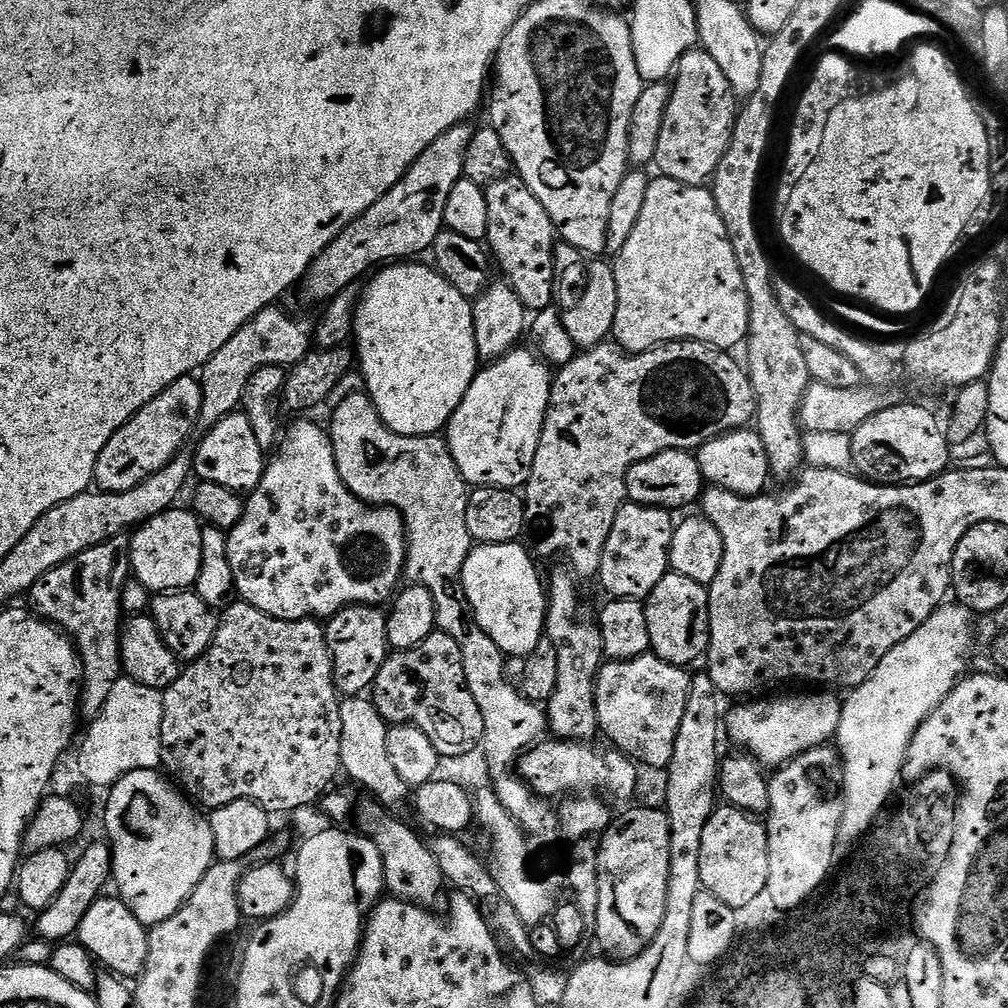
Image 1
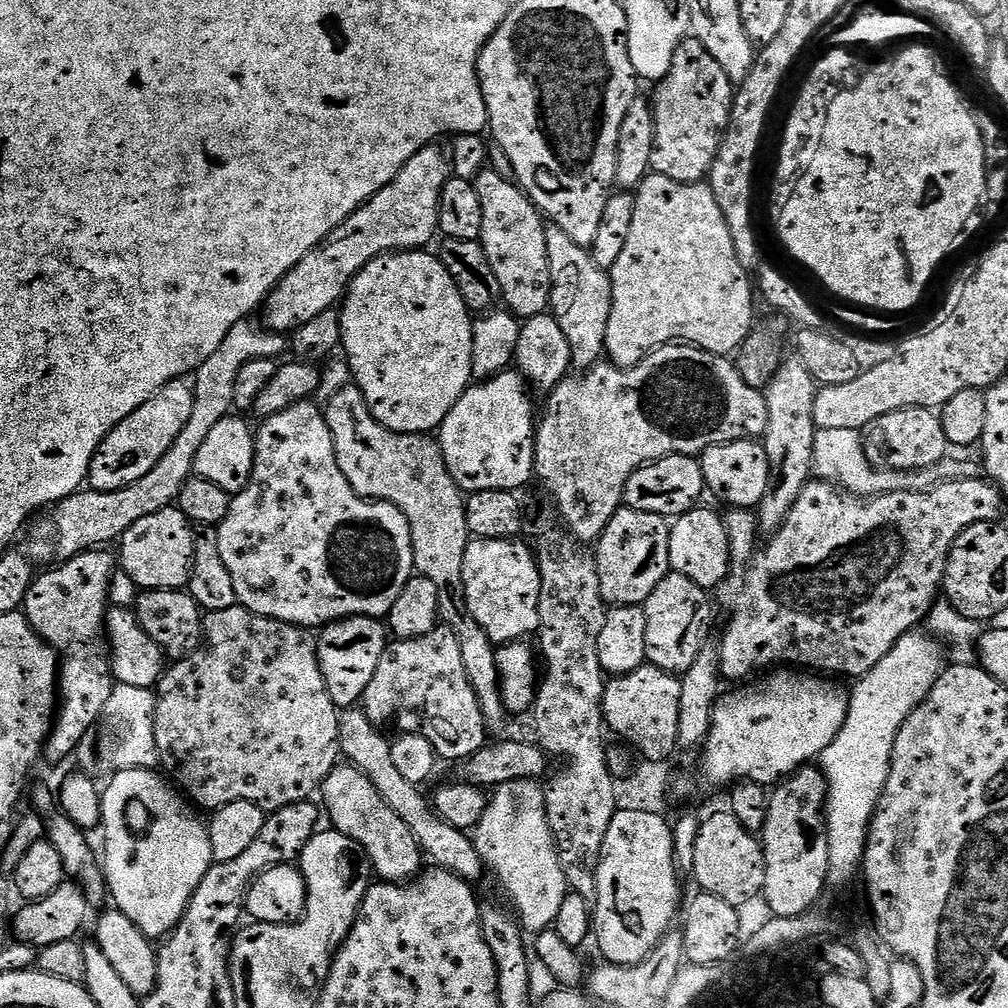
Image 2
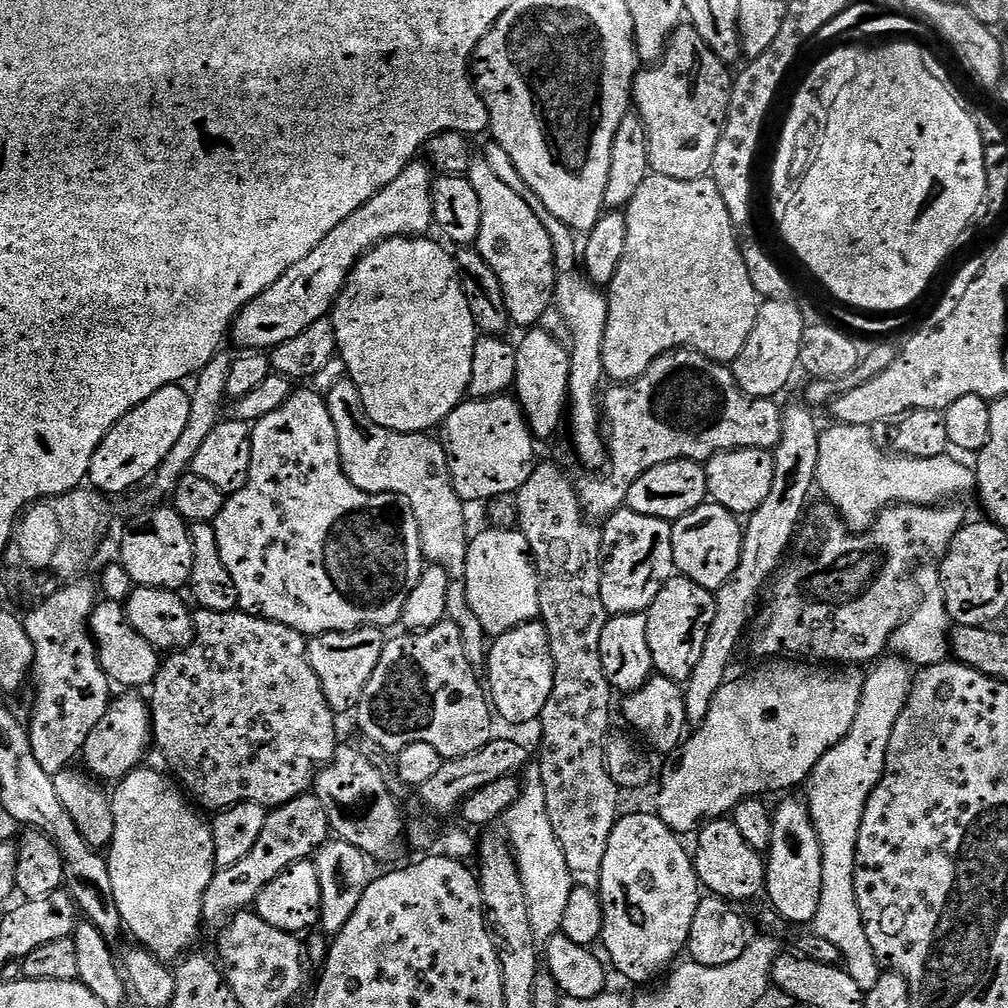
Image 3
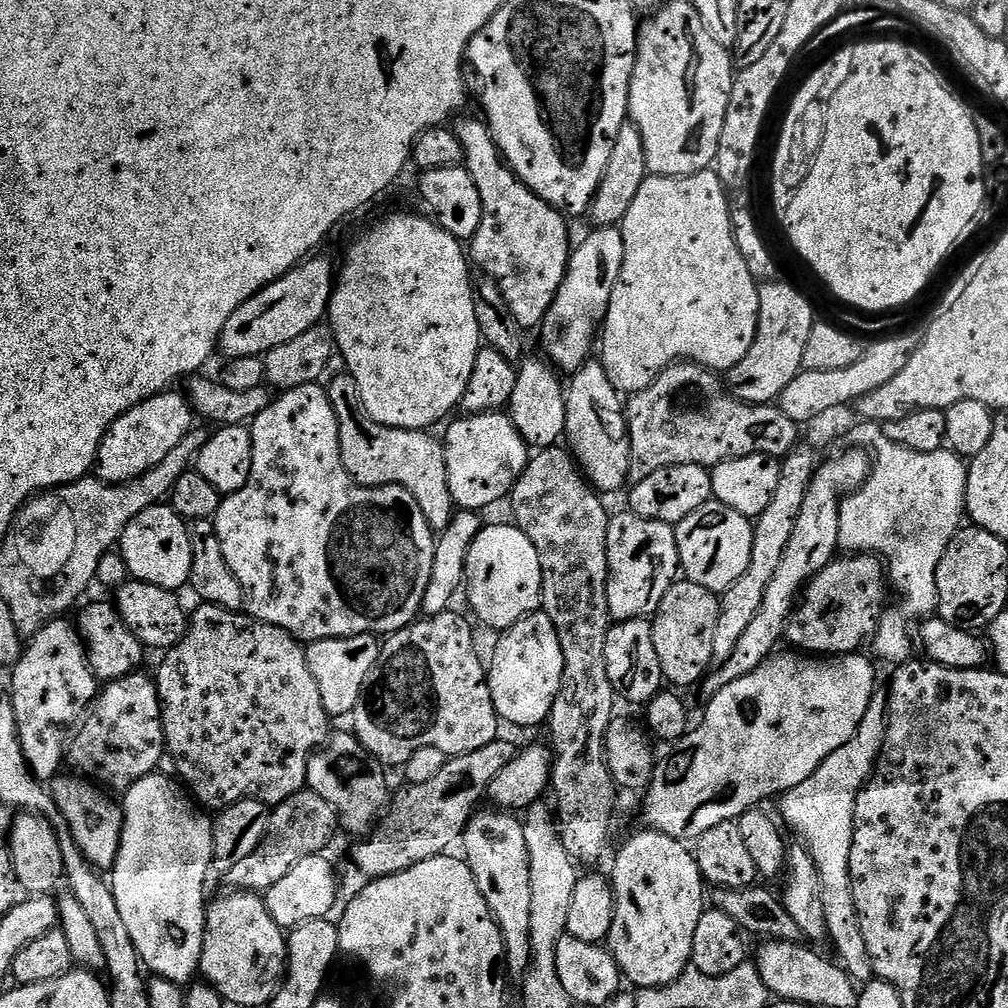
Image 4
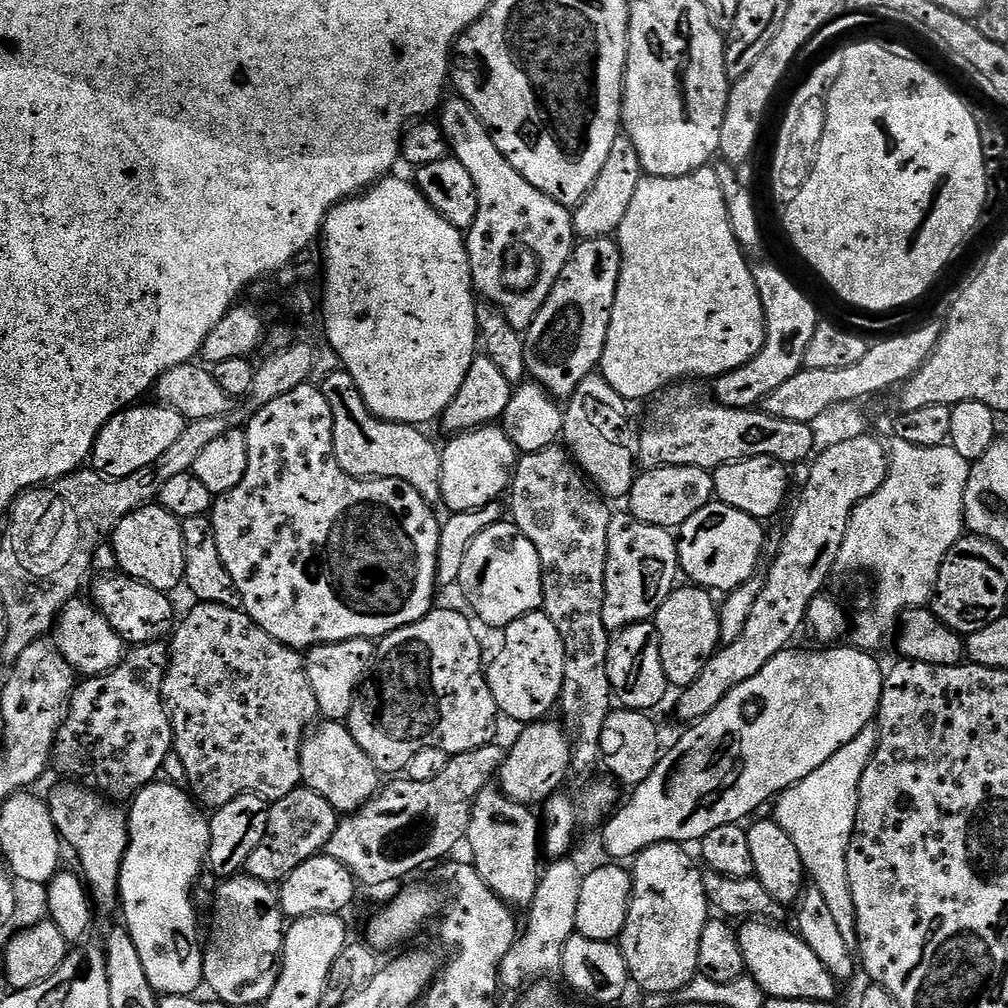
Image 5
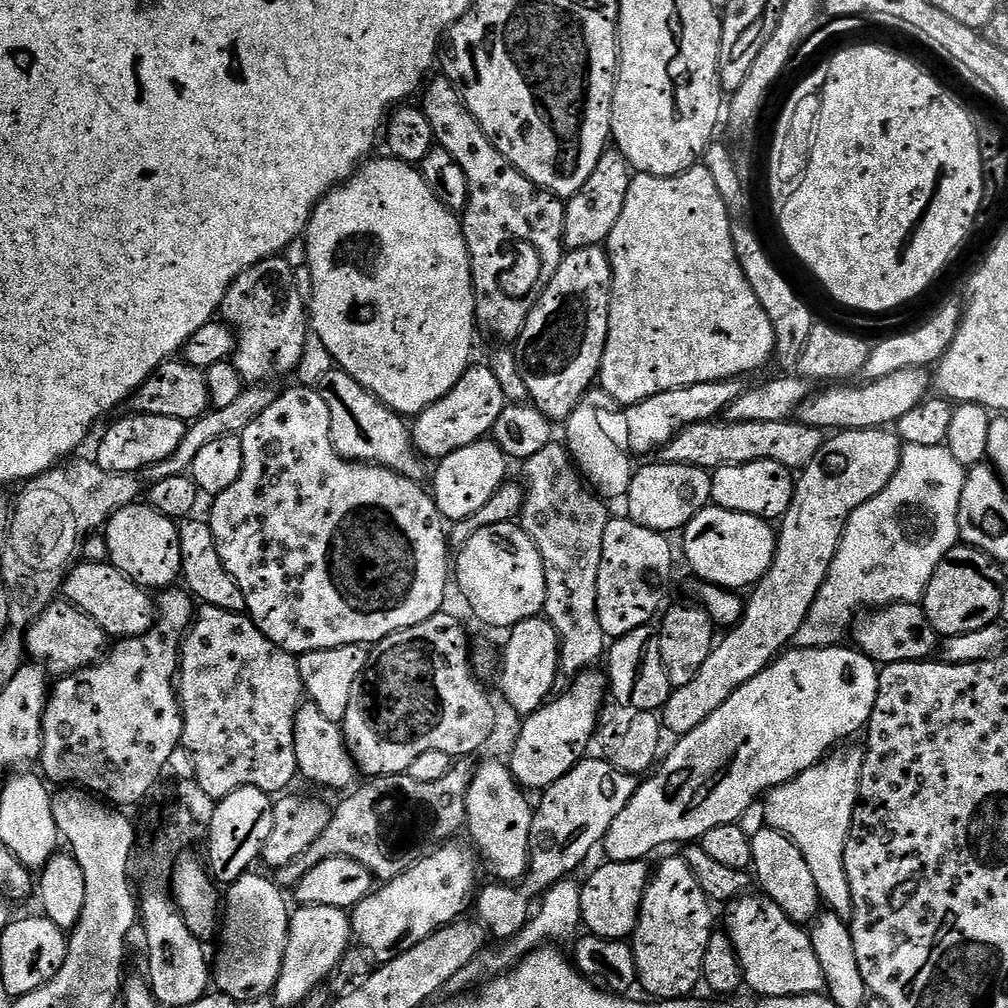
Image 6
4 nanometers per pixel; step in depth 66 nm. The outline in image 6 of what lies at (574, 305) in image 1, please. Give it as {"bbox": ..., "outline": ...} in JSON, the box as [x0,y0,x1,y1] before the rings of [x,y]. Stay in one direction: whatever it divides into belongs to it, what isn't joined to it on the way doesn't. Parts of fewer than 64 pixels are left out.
{"bbox":[564,388,634,502],"outline":[[[601,388],[589,389],[571,412],[568,421],[565,421],[564,428],[564,440],[573,463],[596,495],[606,502],[627,497],[634,463],[623,405],[610,398]]]}

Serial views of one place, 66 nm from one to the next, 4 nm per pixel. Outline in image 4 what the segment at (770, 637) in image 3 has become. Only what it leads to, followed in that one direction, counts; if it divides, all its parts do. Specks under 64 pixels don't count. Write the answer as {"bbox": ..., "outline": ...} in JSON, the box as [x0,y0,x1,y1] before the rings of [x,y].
{"bbox":[786,554,889,658],"outline":[[[844,554],[830,561],[804,589],[792,619],[788,621],[786,640],[793,649],[820,658],[856,654],[876,635],[880,618],[889,603],[886,568],[875,554]]]}

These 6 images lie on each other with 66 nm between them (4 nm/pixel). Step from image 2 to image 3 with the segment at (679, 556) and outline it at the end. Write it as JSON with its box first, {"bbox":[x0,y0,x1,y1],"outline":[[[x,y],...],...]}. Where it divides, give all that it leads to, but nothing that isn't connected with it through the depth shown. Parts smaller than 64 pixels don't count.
{"bbox":[672,502,744,590],"outline":[[[706,502],[702,506],[698,506],[690,514],[686,514],[681,520],[672,524],[672,545],[674,546],[677,573],[698,582],[698,586],[703,588],[713,590],[721,588],[726,582],[726,578],[730,578],[730,574],[734,574],[734,570],[738,566],[742,554],[743,537],[744,529],[735,512],[726,510],[721,504],[715,502]]]}

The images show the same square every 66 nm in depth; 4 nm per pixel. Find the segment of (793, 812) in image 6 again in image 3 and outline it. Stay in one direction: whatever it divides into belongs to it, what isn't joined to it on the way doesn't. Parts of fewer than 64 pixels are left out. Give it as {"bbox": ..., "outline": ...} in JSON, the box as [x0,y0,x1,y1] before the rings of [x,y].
{"bbox":[806,659,914,993],"outline":[[[881,659],[871,669],[873,672],[865,675],[862,702],[858,706],[858,718],[854,718],[854,726],[848,731],[848,736],[842,738],[842,742],[835,744],[820,759],[806,784],[808,813],[814,822],[814,830],[818,830],[818,842],[822,846],[822,894],[810,932],[838,946],[850,978],[858,982],[864,993],[878,986],[882,965],[870,946],[870,938],[866,938],[862,910],[858,910],[858,894],[854,894],[858,830],[862,826],[866,802],[884,773],[886,746],[890,746],[894,722],[898,722],[898,714],[902,714],[906,706],[914,679],[913,669],[908,669],[906,661],[888,659]]]}

